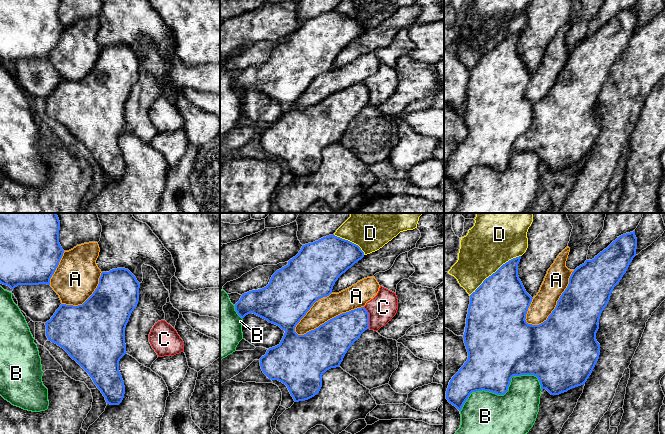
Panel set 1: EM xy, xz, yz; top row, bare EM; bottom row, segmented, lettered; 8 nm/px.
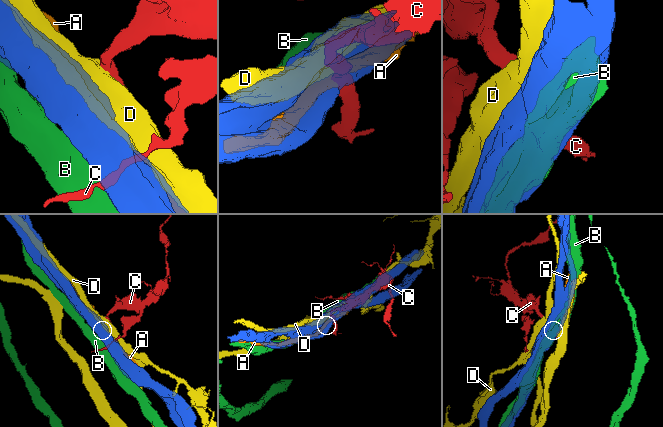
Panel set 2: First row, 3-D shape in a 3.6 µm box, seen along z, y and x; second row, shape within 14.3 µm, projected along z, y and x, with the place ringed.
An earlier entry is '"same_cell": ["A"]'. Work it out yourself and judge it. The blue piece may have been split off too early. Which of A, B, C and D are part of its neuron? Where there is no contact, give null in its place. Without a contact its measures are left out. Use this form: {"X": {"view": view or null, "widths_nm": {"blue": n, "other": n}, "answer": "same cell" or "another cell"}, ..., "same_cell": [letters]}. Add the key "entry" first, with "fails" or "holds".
{"entry": "holds", "A": {"view": "xz", "widths_nm": {"blue": 340, "other": 190}, "answer": "same cell"}, "B": {"view": "yz", "widths_nm": {"blue": 380, "other": 340}, "answer": "another cell"}, "C": {"view": "xz", "widths_nm": {"blue": 260, "other": 220}, "answer": "another cell"}, "D": {"view": "yz", "widths_nm": {"blue": 440, "other": 400}, "answer": "another cell"}, "same_cell": ["A"]}

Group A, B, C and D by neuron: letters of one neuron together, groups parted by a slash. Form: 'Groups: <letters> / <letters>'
Groups: A / B / C / D

